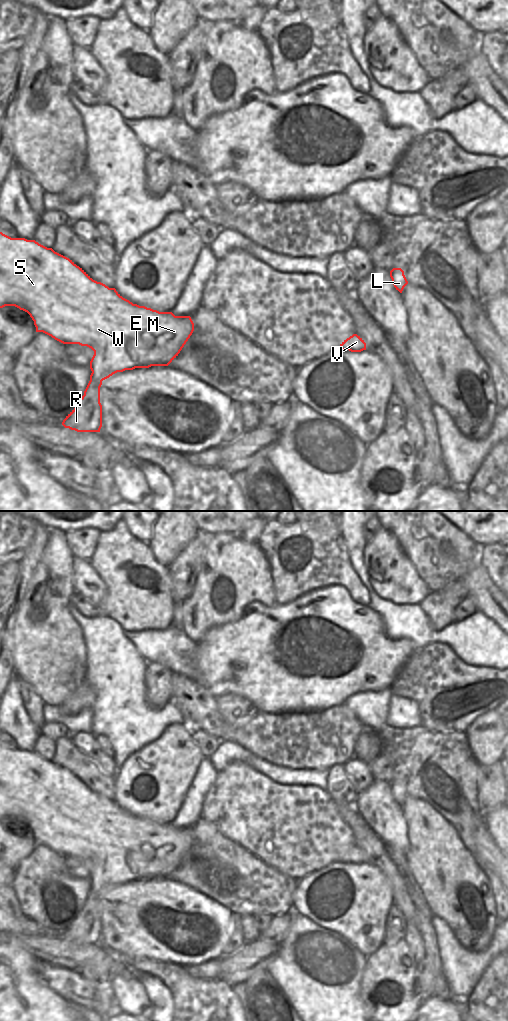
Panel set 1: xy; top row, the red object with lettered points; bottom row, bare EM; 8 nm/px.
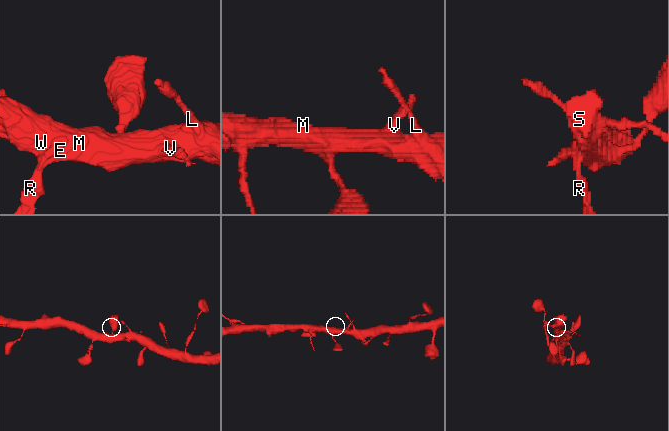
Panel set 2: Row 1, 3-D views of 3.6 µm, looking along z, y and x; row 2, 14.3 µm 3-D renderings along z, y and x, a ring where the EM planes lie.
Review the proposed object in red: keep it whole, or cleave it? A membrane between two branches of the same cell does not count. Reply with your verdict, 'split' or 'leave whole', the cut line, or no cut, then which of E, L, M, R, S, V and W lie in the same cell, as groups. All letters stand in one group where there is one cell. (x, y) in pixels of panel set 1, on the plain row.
leave whole; no cut; E L M R S V W

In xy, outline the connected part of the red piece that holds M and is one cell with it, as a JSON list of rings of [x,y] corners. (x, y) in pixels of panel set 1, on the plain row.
[[[0,744],[0,820],[15,818],[27,824],[36,839],[63,856],[79,856],[94,863],[90,893],[76,919],[62,937],[77,944],[100,944],[102,893],[117,884],[168,878],[194,843],[190,828],[175,828],[133,816],[115,800],[93,792],[69,770],[35,752],[11,750]]]

